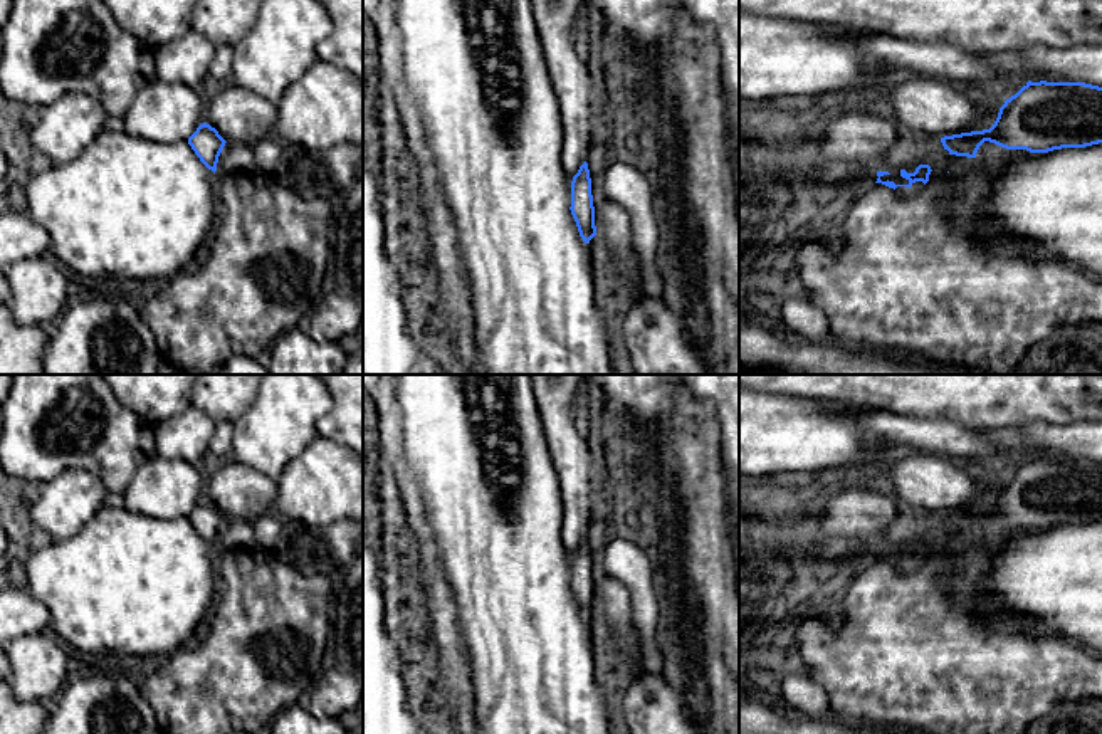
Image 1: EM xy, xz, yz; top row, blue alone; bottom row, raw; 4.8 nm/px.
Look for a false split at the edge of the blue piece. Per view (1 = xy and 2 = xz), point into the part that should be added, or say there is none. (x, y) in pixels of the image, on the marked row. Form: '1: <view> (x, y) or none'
1: none
2: none

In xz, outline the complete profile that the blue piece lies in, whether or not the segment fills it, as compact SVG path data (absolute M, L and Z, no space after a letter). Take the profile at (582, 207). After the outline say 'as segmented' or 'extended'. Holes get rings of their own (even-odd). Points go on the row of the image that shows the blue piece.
M586 161L580 166L578 173L573 176L569 210L576 222L580 237L583 239L583 242L590 244L590 240L596 235L596 227L591 195L591 178Z; as segmented

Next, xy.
M207 123L200 124L188 138L188 144L195 155L213 173L217 171L218 156L225 143L227 141L218 134L218 131Z; as segmented

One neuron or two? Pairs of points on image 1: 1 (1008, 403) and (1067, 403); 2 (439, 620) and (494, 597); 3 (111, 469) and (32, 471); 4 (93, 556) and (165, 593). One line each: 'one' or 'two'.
1: one
2: two
3: one
4: one

